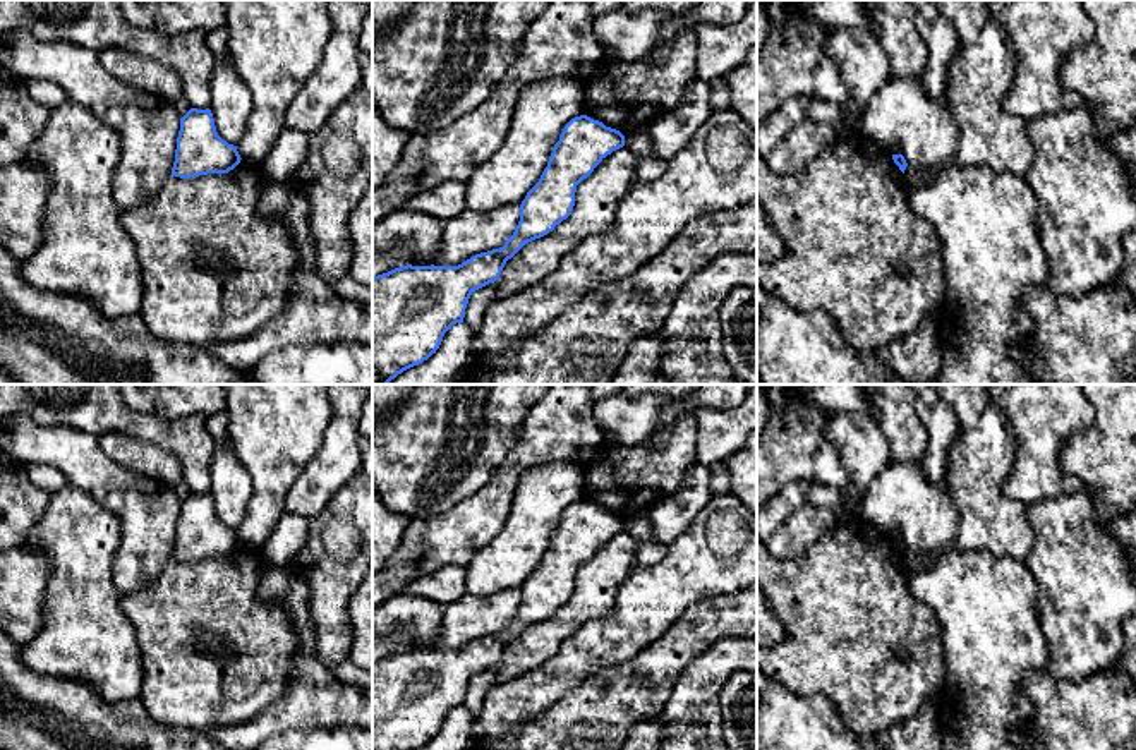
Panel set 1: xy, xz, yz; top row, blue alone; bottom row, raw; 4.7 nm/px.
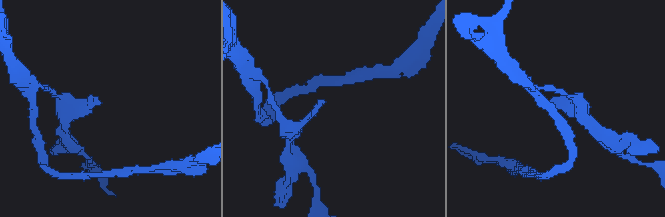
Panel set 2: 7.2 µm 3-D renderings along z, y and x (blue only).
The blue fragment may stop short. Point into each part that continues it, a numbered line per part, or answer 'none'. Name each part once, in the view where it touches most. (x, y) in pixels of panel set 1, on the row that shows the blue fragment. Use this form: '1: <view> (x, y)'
none

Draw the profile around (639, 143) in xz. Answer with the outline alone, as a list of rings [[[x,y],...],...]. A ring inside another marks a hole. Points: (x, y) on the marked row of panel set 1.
[[[647,129],[626,134],[625,148],[628,148],[637,158],[659,158]]]

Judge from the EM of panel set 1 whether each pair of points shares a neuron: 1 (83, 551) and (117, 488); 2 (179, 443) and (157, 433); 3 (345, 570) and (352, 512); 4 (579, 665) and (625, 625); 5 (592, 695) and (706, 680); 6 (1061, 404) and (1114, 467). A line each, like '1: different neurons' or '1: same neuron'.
1: different neurons
2: same neuron
3: same neuron
4: same neuron
5: different neurons
6: different neurons

